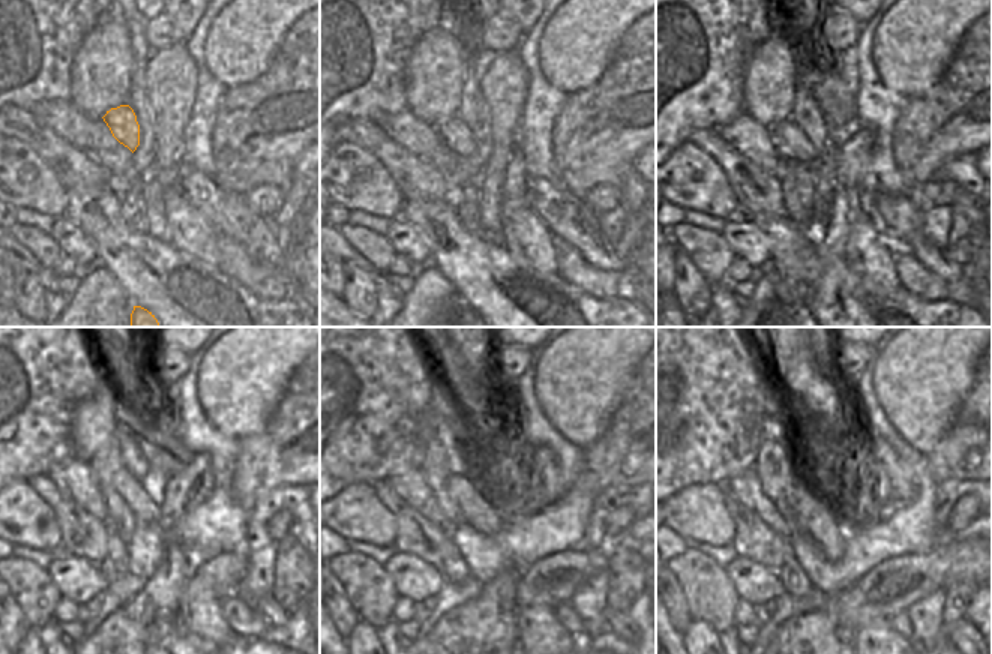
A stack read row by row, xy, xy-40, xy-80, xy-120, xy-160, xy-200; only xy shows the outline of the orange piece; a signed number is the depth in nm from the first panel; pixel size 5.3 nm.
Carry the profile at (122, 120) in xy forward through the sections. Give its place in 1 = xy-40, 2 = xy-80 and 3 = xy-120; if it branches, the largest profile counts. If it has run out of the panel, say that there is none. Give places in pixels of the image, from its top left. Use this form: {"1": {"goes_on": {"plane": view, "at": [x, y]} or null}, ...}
{"1": {"goes_on": {"plane": "xy-40", "at": [453, 132]}}, "2": {"goes_on": {"plane": "xy-80", "at": [787, 134]}}, "3": {"goes_on": {"plane": "xy-120", "at": [122, 474]}}}

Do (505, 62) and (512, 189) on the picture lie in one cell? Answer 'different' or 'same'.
different

